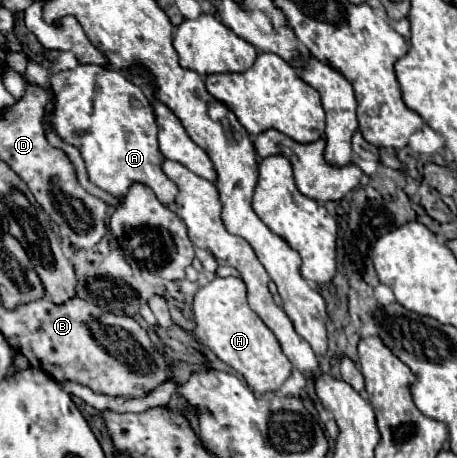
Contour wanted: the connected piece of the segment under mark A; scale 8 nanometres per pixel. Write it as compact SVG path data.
M90 64L50 74L48 82L56 98L52 128L64 142L80 150L92 184L112 196L126 196L128 188L140 182L152 188L162 204L176 200L176 184L162 172L164 158L158 152L152 104L136 84L118 70Z

